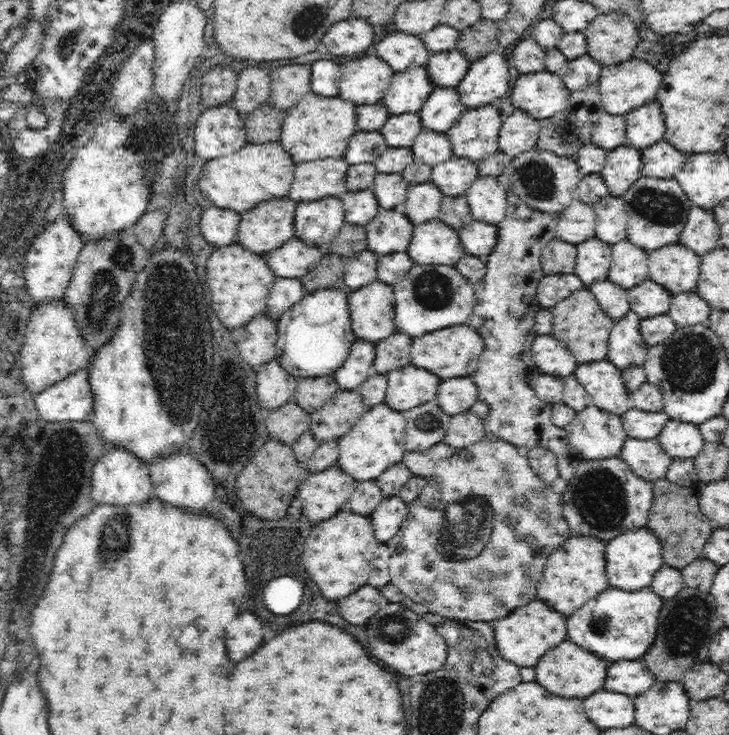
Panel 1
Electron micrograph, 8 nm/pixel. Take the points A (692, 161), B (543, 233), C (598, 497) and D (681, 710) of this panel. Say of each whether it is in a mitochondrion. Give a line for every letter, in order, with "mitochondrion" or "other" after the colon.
A: other
B: other
C: mitochondrion
D: other

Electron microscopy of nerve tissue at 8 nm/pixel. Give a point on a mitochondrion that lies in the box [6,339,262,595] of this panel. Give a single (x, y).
(121, 523)

